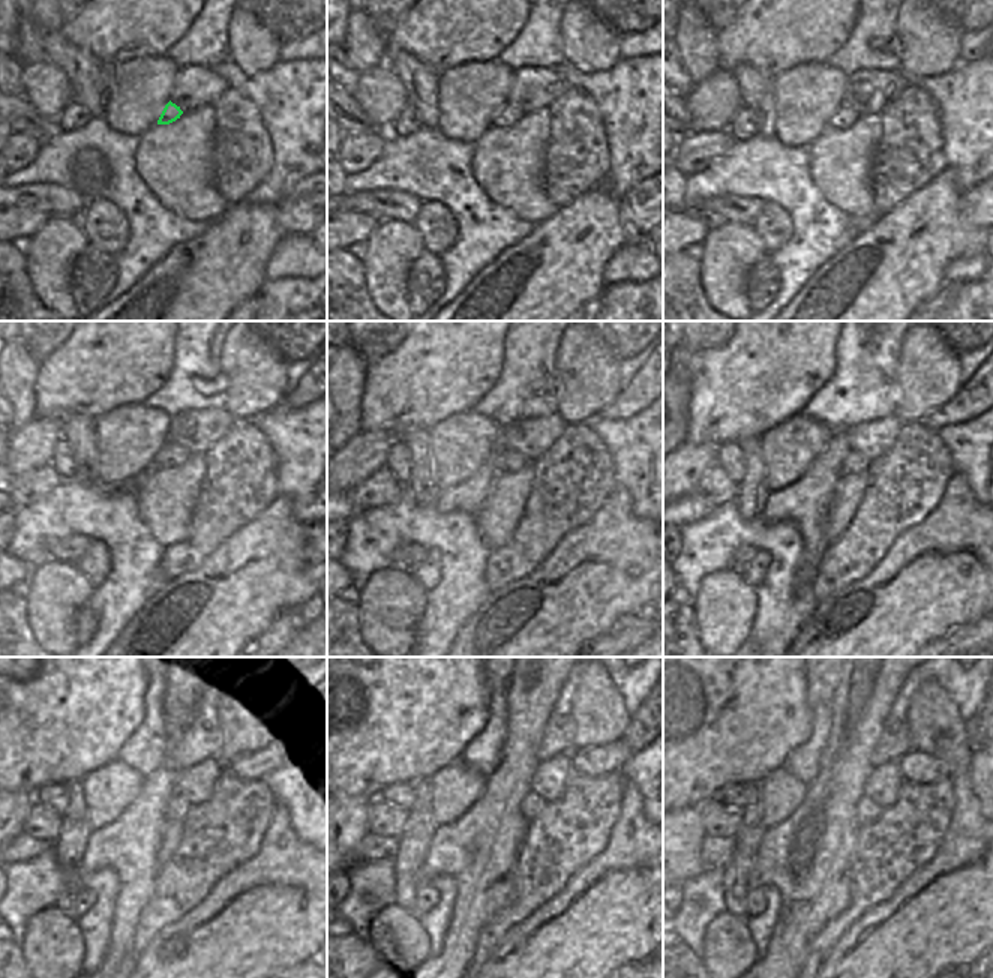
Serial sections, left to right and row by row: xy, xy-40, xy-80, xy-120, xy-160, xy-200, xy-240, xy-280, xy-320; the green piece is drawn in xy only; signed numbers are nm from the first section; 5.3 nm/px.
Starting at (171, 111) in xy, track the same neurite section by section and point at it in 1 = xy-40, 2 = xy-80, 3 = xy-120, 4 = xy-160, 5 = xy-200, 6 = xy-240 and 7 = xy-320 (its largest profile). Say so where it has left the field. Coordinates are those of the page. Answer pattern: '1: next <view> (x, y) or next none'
1: next xy-40 (509, 114)
2: next xy-80 (845, 117)
3: next xy-120 (171, 455)
4: next xy-160 (507, 461)
5: next xy-200 (854, 462)
6: next xy-240 (180, 803)
7: next xy-320 (866, 810)

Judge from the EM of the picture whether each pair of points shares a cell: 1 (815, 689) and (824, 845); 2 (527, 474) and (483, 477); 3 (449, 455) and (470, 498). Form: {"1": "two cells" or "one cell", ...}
{"1": "two cells", "2": "two cells", "3": "two cells"}

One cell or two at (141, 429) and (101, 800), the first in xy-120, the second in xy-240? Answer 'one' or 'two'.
one

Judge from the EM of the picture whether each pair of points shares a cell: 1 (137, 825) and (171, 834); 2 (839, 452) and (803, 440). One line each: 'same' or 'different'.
1: different
2: different

